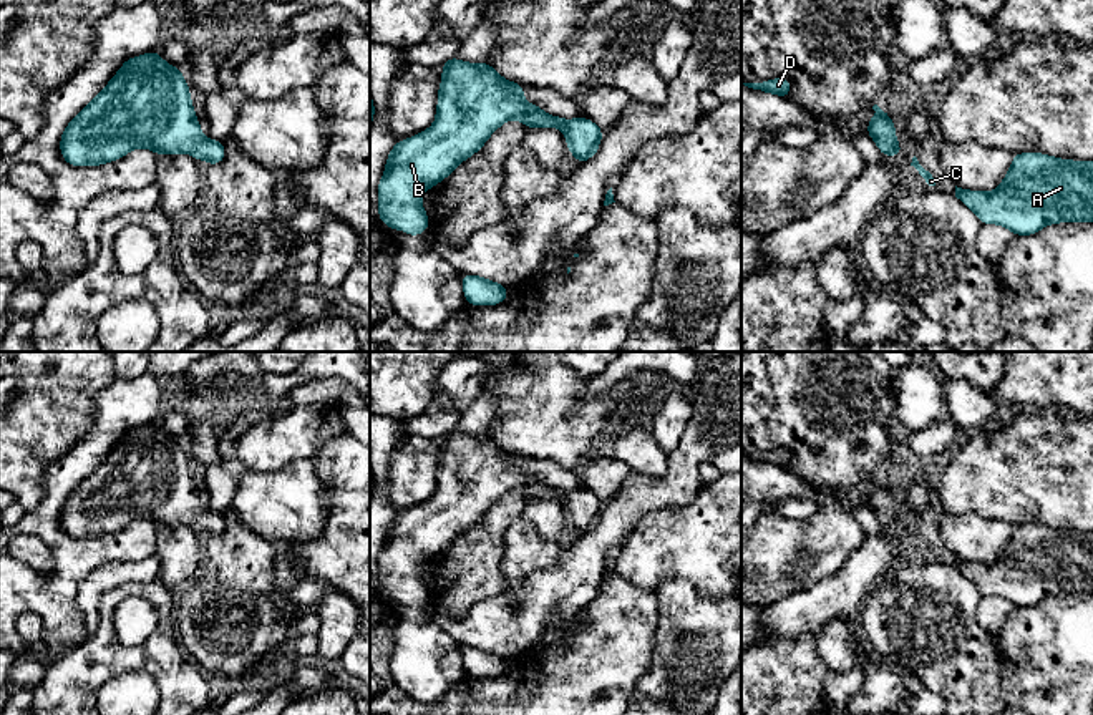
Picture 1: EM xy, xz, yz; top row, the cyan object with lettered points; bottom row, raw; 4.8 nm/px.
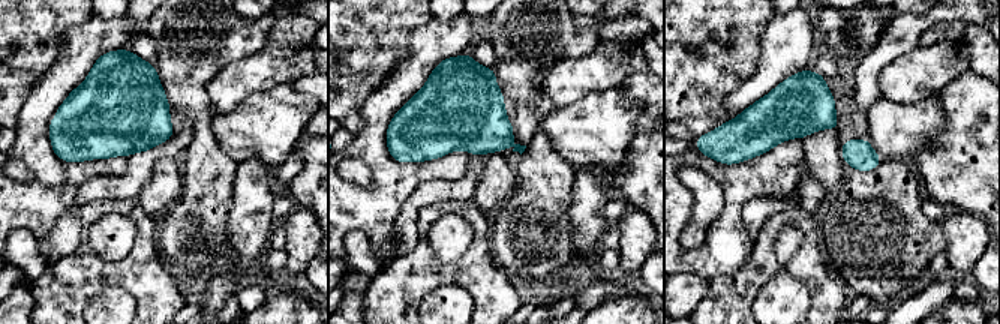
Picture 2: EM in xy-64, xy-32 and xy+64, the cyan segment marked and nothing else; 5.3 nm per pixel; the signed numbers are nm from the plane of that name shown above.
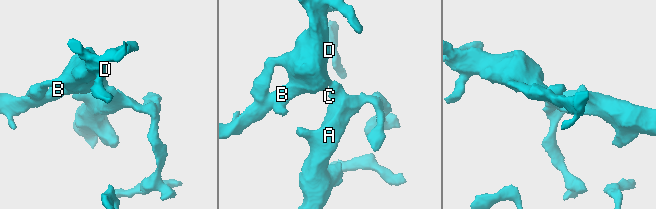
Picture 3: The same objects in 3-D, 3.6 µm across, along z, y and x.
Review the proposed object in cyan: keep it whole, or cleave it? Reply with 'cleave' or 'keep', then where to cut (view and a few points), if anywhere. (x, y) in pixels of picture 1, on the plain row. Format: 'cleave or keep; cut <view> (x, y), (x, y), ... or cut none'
keep; cut none

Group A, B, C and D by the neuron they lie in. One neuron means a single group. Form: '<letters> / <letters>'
A B C D

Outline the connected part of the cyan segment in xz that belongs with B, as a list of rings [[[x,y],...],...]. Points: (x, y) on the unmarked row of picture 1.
[[[456,426],[440,436],[436,491],[431,499],[396,513],[378,554],[378,589],[388,601],[411,609],[426,604],[430,591],[421,566],[478,524],[506,493],[521,491],[526,499],[557,499],[579,536],[590,531],[604,501],[587,489],[571,493],[546,486],[539,476],[522,471],[524,458],[504,451],[491,436],[464,435]]]

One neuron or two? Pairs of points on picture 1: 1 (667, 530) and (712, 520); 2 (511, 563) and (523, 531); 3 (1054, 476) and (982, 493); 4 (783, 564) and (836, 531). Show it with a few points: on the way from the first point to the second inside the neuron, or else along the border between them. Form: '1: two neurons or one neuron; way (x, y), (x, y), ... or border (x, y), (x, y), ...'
1: one neuron; way (679, 530), (700, 530)
2: one neuron; way (519, 554), (523, 551), (523, 539)
3: one neuron; way (1035, 476), (1000, 476)
4: one neuron; way (796, 554), (823, 543)

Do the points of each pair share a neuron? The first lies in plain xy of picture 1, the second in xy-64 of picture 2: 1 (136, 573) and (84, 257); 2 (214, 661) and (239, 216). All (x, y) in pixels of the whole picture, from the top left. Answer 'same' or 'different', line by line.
1: different
2: different

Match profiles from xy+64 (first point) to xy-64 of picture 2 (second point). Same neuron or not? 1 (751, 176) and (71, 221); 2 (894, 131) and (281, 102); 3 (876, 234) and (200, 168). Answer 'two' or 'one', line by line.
1: two
2: one
3: one

